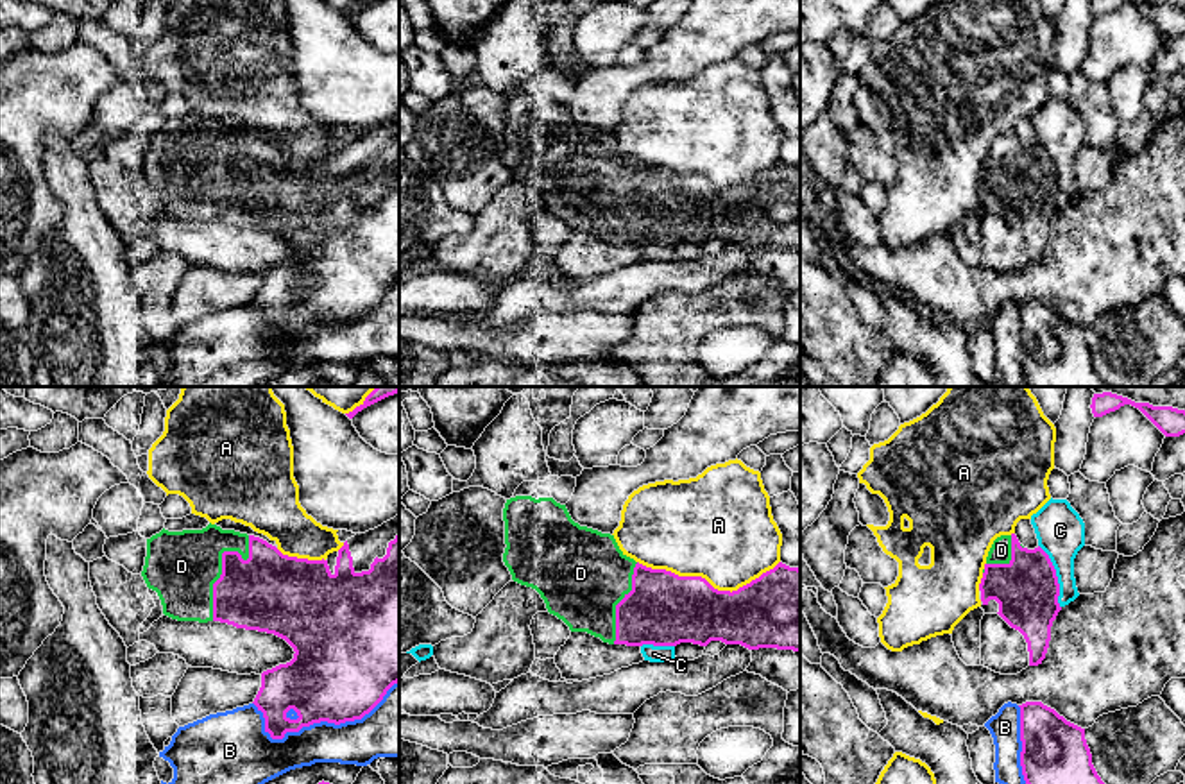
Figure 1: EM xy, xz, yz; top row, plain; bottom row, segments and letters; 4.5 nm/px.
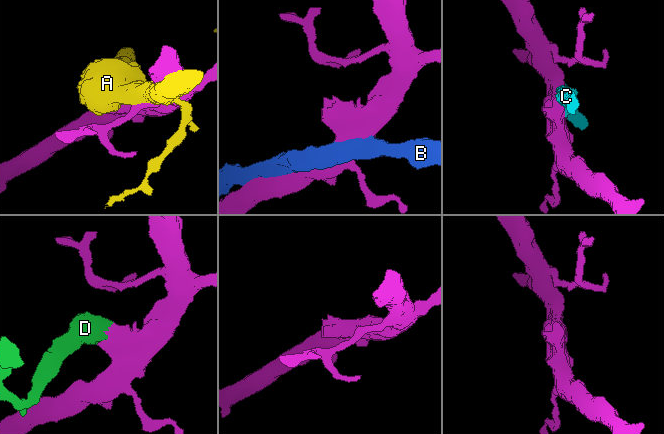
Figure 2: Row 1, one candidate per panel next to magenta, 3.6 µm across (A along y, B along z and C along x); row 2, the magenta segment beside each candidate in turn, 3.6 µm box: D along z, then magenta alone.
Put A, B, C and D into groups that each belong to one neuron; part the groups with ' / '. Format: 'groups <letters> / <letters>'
groups A / B / C / D

